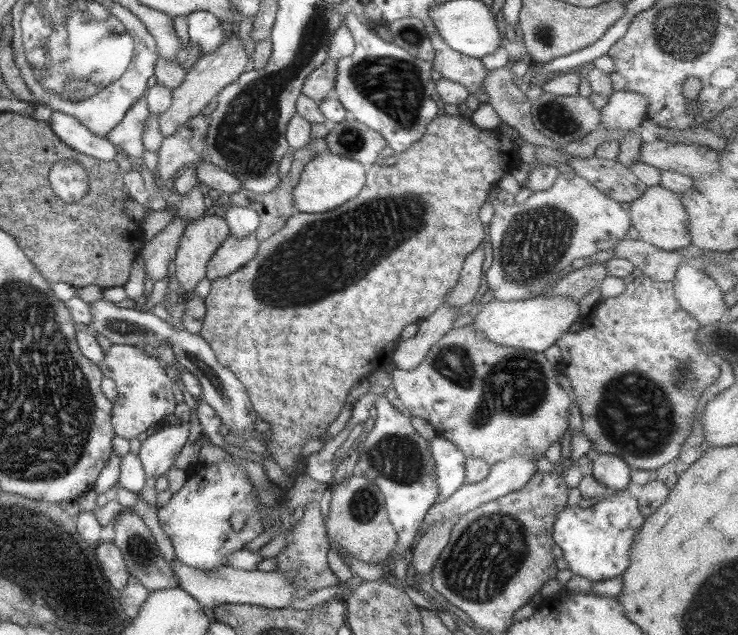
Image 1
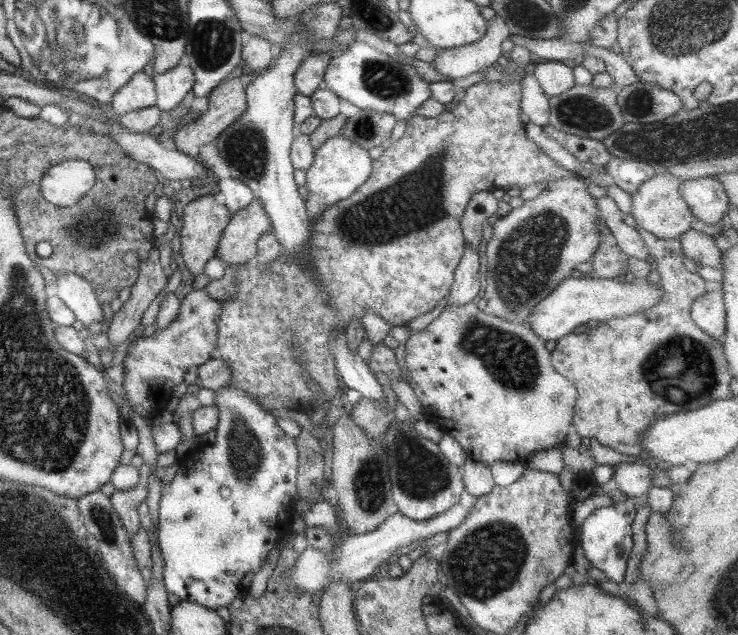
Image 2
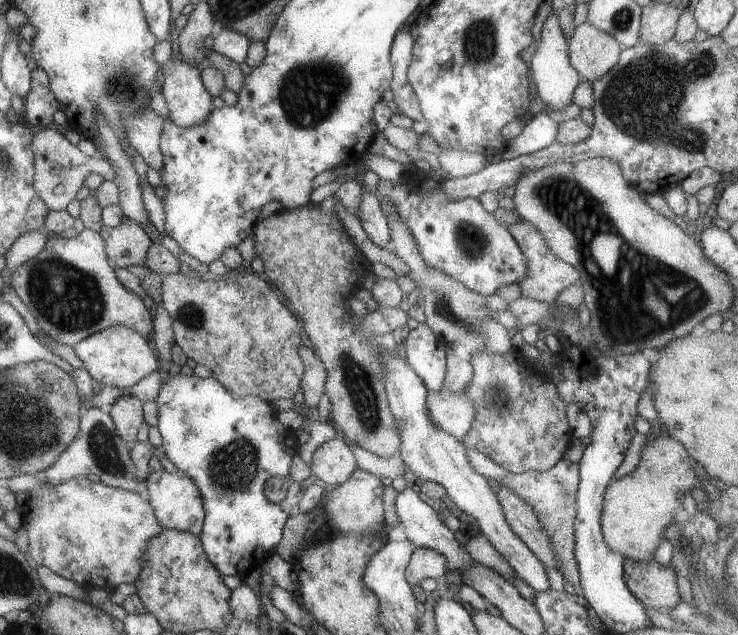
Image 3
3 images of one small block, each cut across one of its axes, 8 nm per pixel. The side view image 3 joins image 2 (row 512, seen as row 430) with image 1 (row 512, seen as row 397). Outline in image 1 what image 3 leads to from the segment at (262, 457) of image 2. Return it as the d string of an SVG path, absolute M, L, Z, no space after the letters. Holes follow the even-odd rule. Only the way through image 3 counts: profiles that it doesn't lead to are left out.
M230 456L228 461L226 459L210 466L198 463L187 470L187 480L182 488L172 494L168 503L158 508L158 519L162 530L172 541L174 551L176 551L176 559L185 566L190 566L200 571L227 566L225 564L226 558L232 552L244 549L244 545L250 543L264 532L263 520L260 519L259 512L256 510L256 502L254 502L255 488L244 470L243 460L239 460L238 457L234 456ZM234 514L247 515L246 526L240 531L234 531L229 522Z

